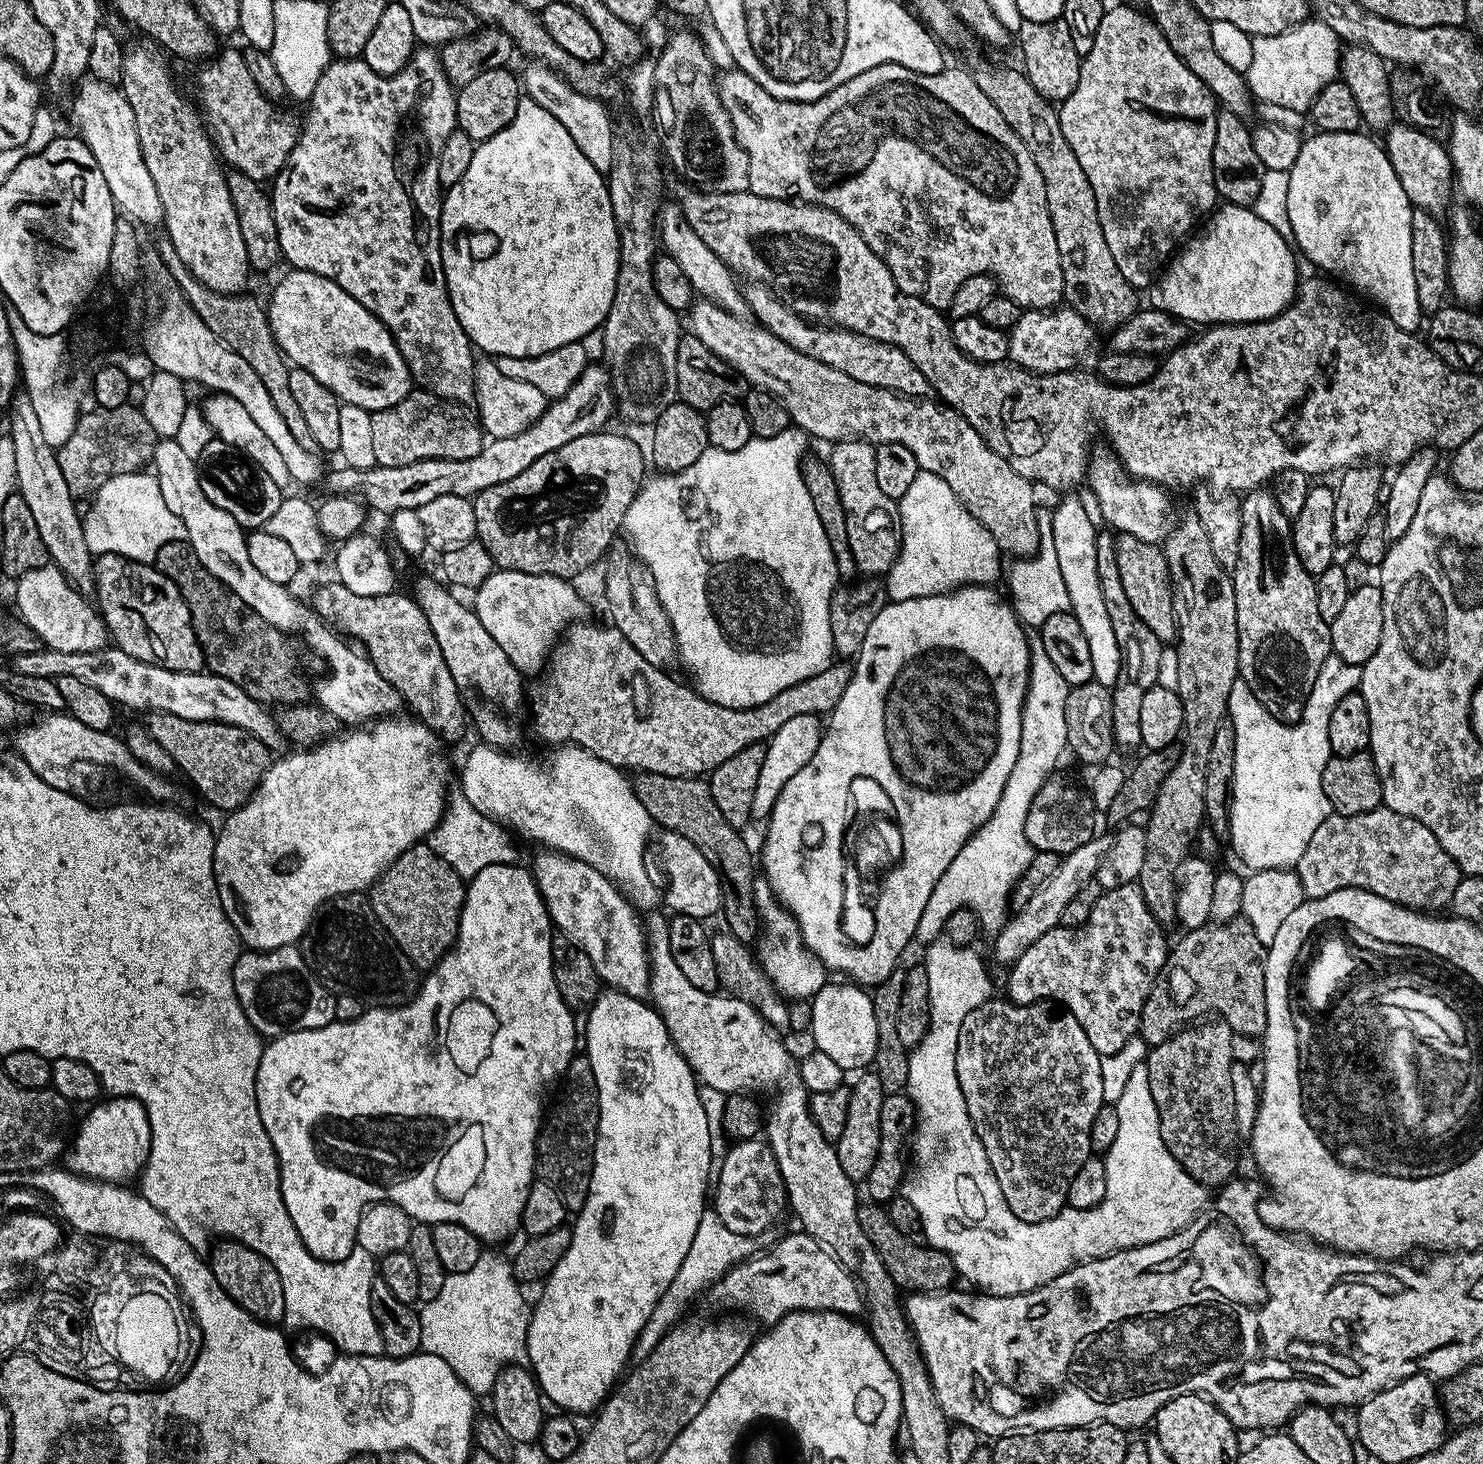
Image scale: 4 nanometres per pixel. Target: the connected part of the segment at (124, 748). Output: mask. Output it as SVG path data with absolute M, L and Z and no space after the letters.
M67 713L43 715L42 720L21 727L16 736L15 751L36 773L48 776L52 770L65 771L74 762L94 762L99 769L112 770L122 778L130 780L149 792L151 799L164 802L168 796L168 784L163 775L152 772L144 763L138 762L131 754L127 741L114 736L111 731L100 731L83 725Z

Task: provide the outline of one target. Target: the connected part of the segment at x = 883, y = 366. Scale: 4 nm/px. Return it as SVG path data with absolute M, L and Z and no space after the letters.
M753 283L752 288L743 289L744 299L750 312L768 331L773 332L782 342L786 342L794 350L814 358L818 362L826 362L826 366L834 366L834 370L842 370L842 374L850 374L858 382L866 382L866 386L878 386L899 396L924 398L929 395L930 389L922 370L906 358L902 350L886 342L878 342L866 338L848 328L835 326L821 326L816 322L809 322L803 316L787 308L769 288L763 284Z

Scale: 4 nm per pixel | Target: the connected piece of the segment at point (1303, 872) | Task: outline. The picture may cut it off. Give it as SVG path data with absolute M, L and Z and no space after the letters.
M1383 806L1373 812L1353 816L1328 816L1326 822L1322 822L1322 826L1314 830L1314 838L1310 838L1310 846L1306 846L1294 871L1309 900L1322 898L1339 888L1368 888L1390 902L1417 910L1447 909L1454 898L1454 890L1458 890L1458 882L1462 879L1460 867L1454 862L1454 858L1450 858L1450 854L1446 854L1438 838L1430 834L1427 826L1406 814L1398 814Z

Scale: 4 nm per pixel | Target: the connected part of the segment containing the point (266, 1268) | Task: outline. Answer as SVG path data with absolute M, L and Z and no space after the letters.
M227 1238L213 1243L211 1252L212 1273L214 1278L218 1278L218 1286L222 1286L222 1290L226 1290L226 1294L230 1294L230 1298L234 1298L238 1306L242 1306L242 1310L246 1310L263 1324L276 1326L285 1319L286 1298L282 1298L282 1278L278 1278L278 1270L274 1270L269 1260L250 1250L250 1246Z

